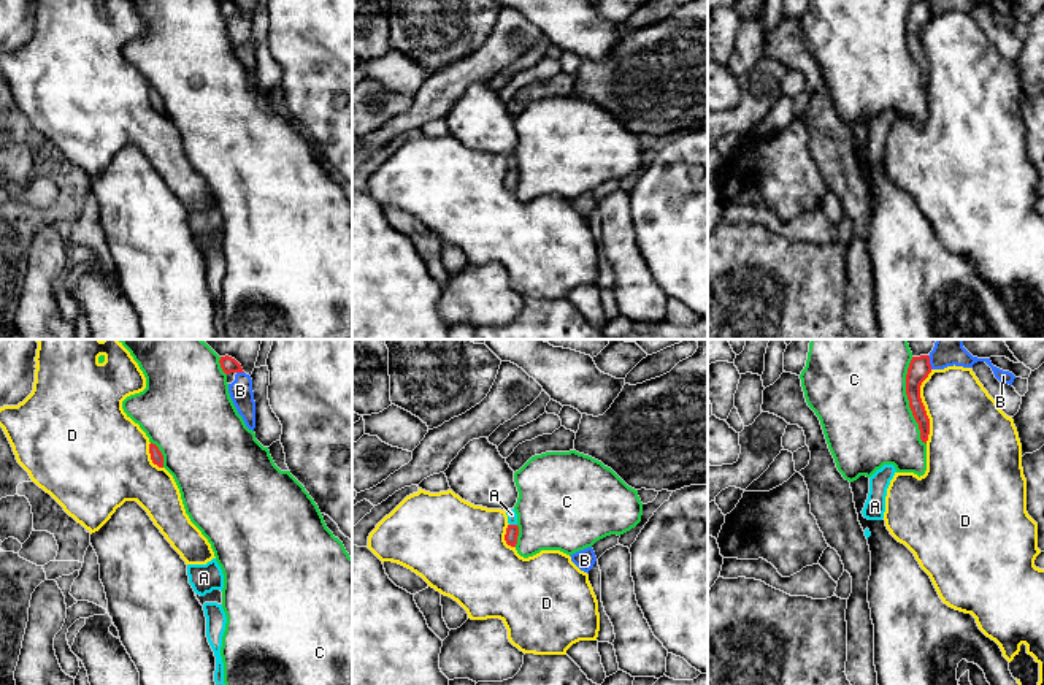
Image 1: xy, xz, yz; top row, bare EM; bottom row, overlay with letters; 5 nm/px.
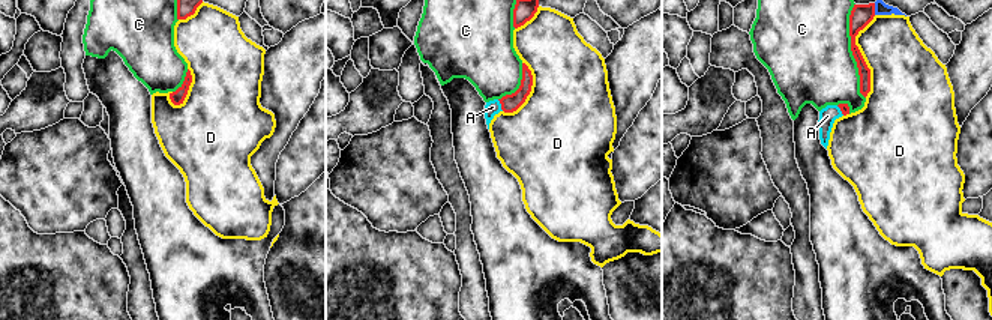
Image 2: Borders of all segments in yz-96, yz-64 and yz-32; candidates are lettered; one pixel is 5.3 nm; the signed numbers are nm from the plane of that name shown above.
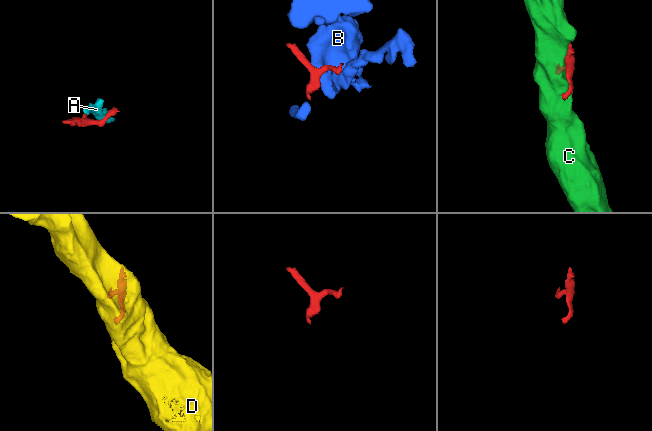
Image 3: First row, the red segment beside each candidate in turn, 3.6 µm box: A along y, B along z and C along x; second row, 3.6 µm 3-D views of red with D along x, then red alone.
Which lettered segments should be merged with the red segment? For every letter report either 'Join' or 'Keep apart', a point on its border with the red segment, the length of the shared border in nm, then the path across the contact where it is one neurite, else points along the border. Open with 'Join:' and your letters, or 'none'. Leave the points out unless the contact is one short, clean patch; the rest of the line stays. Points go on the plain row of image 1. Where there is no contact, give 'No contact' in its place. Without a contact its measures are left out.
Join: A
A: Join. Touches red at xz (513, 170). Shared border 40 nm. Path across: xz (511, 179), (513, 170), (511, 159)
B: Keep apart. Touches red at xy (240, 16). Shared border 40 nm
C: Keep apart. Touches red at yz (909, 46). Shared border 460 nm
D: Keep apart. Touches red at yz (924, 51). Shared border 380 nm

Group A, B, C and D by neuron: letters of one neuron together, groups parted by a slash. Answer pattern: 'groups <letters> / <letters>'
groups A / B / C / D

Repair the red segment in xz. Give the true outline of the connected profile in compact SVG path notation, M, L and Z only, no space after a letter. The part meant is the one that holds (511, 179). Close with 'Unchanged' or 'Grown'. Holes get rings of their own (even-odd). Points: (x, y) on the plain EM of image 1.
M514 154L506 155L508 160L508 173L505 179L505 186L508 190L516 192L517 189L517 181L519 181L519 171L517 171L517 159Z. Grown

